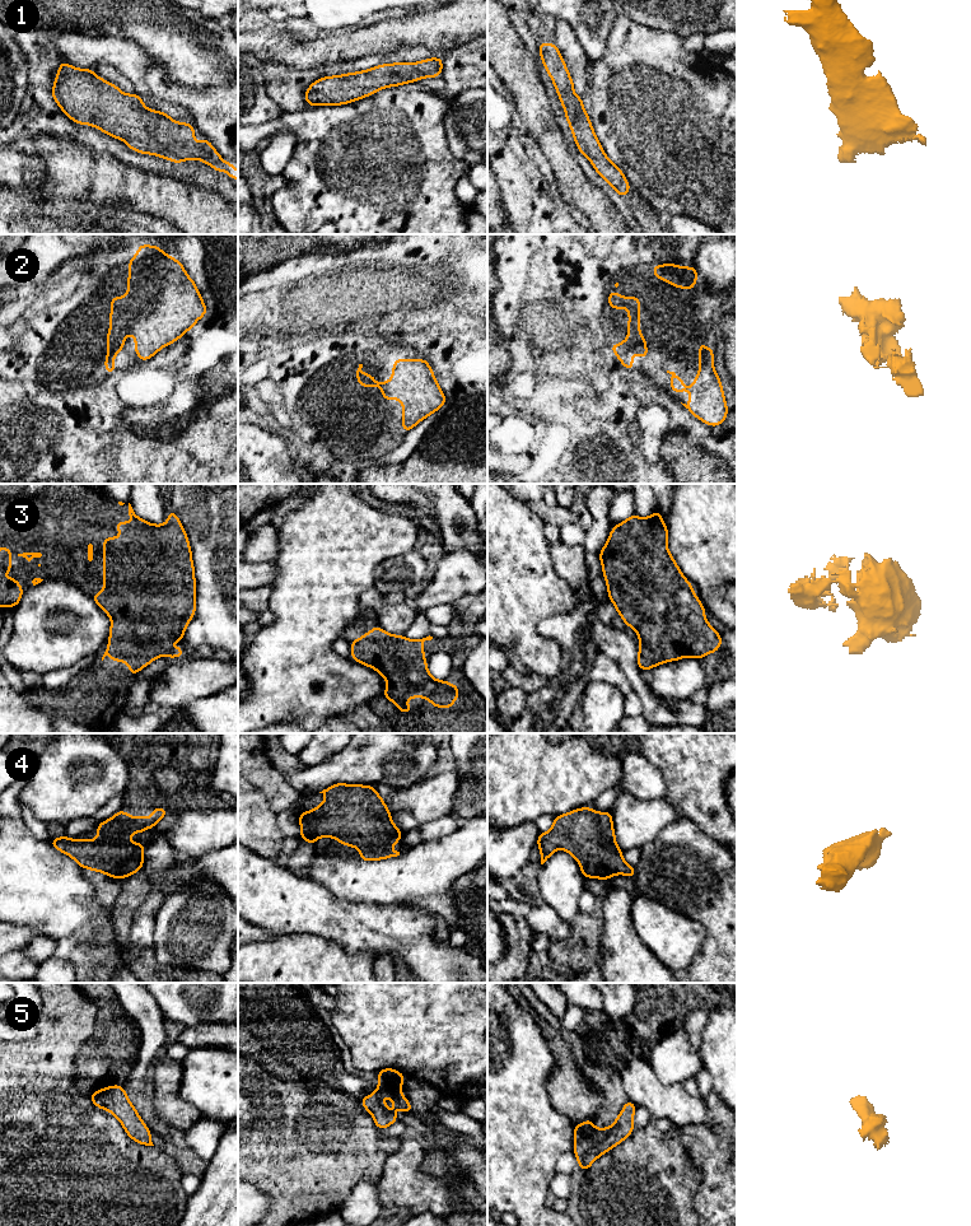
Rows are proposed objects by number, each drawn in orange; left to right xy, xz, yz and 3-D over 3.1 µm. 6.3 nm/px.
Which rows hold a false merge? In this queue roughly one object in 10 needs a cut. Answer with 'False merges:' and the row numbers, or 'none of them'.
False merges: none of them

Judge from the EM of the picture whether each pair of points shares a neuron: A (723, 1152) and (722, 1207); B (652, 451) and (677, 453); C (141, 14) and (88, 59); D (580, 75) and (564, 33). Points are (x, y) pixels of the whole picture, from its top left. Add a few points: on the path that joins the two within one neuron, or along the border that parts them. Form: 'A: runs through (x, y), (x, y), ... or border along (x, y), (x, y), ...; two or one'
A: runs through (723, 1166), (723, 1193); one
B: border along (664, 441), (661, 451); two
C: border along (87, 33), (127, 37), (143, 49); two
D: runs through (578, 65), (568, 43); one

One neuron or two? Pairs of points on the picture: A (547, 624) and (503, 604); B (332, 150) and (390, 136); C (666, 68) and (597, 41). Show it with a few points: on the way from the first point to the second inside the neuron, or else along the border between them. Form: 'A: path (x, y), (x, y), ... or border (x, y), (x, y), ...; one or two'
A: border (570, 612), (545, 616), (538, 623), (537, 632); two
B: path (346, 150), (376, 150); one
C: border (616, 15), (602, 55), (591, 65); two

